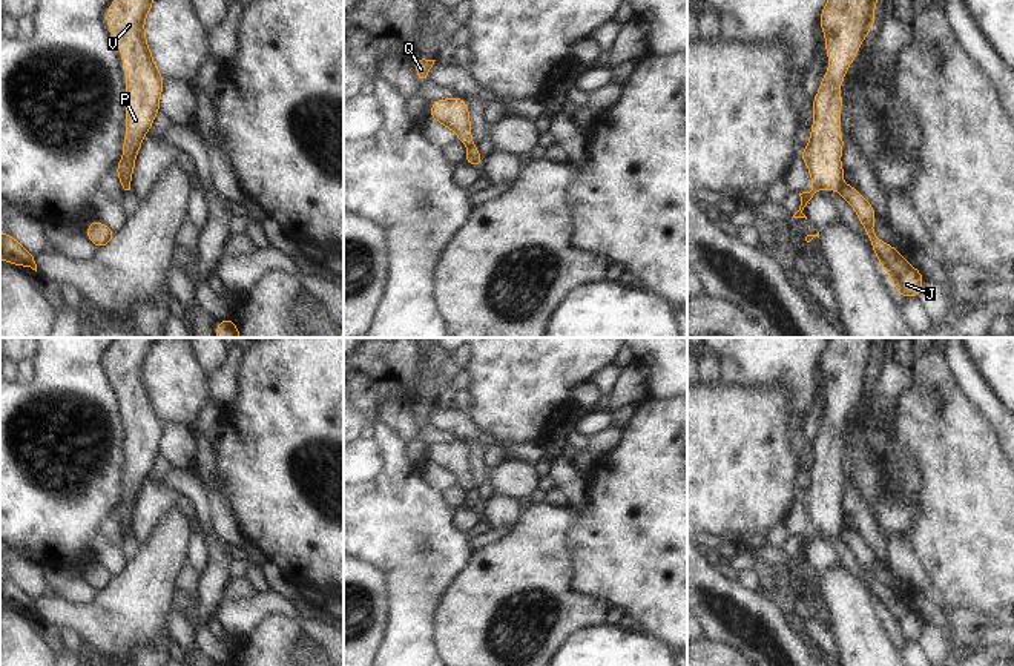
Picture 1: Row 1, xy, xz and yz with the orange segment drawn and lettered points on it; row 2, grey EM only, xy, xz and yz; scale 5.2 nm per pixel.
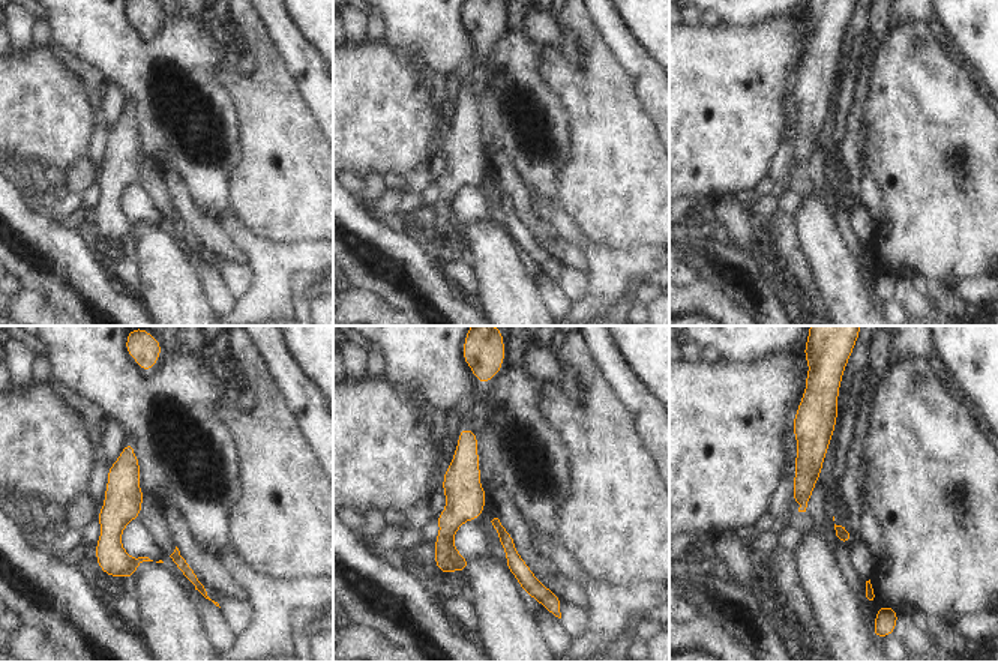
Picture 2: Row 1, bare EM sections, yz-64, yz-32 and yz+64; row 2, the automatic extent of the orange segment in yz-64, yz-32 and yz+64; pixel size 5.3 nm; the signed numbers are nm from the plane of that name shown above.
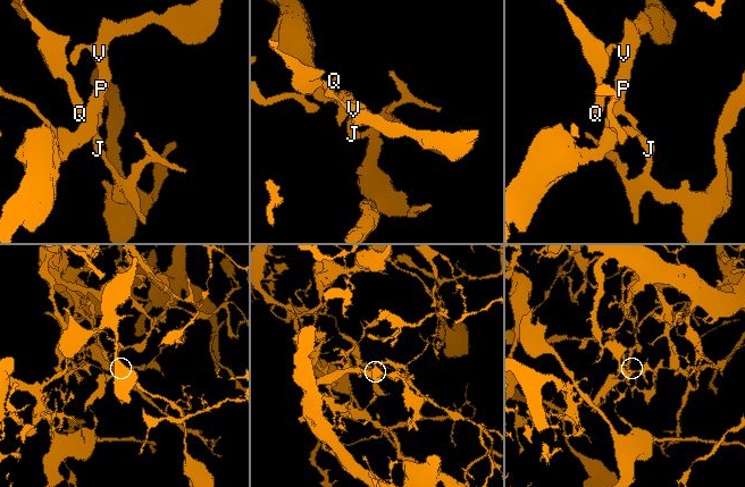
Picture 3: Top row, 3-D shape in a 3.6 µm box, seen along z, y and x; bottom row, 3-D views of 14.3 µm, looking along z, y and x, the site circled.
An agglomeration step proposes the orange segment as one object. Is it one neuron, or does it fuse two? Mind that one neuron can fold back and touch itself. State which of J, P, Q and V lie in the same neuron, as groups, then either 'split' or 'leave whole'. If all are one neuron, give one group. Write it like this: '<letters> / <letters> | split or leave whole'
J Q / P V | split

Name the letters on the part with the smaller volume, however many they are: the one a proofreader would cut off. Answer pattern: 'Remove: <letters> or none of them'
Remove: P, V

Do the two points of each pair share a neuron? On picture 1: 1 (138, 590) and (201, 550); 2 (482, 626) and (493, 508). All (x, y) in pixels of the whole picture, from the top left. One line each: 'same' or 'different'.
1: different
2: different

